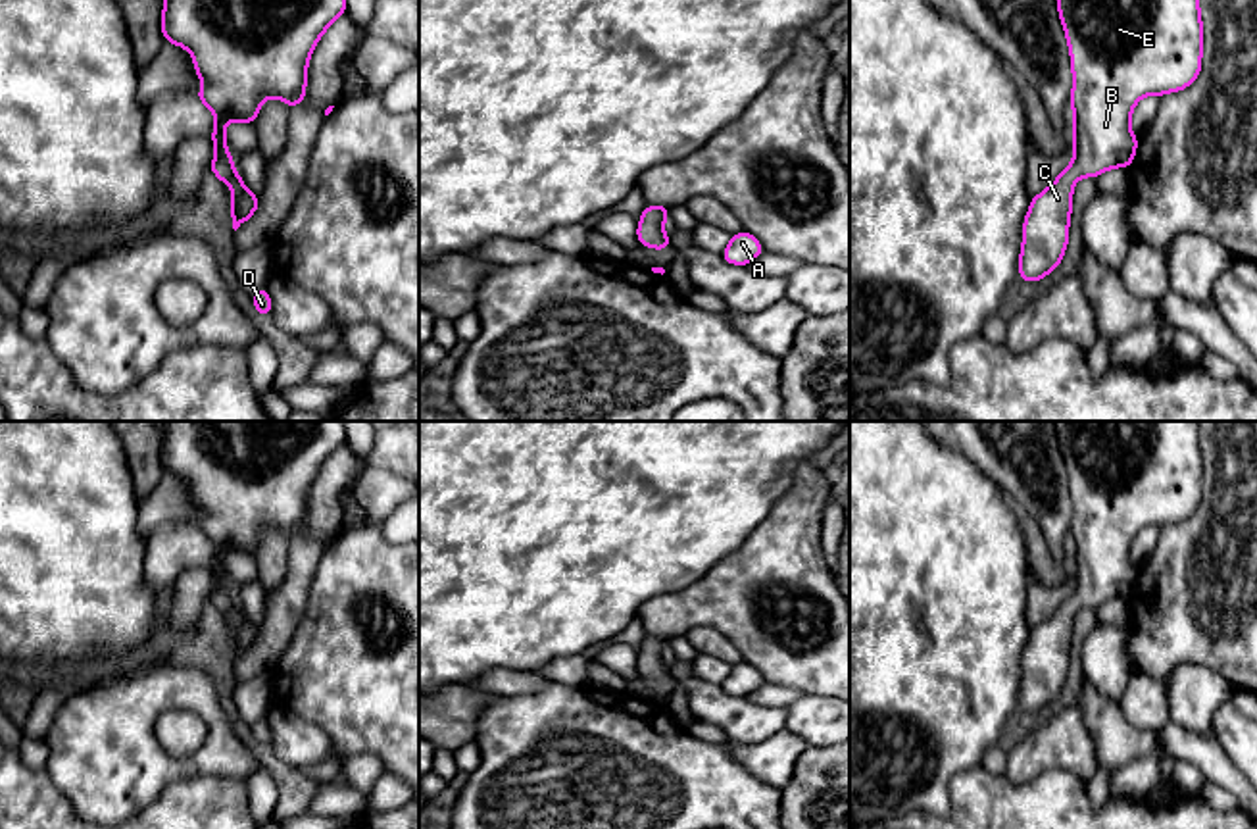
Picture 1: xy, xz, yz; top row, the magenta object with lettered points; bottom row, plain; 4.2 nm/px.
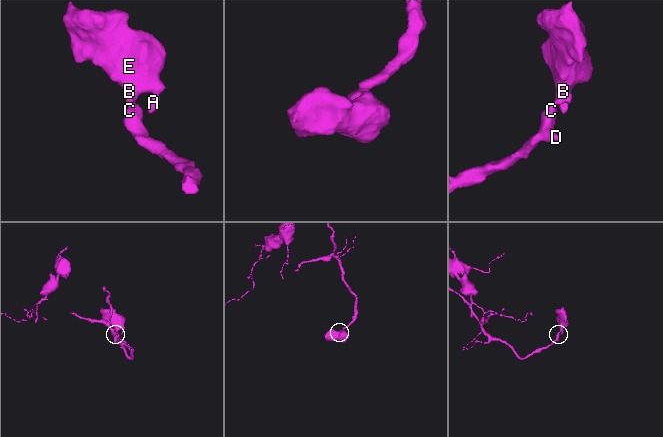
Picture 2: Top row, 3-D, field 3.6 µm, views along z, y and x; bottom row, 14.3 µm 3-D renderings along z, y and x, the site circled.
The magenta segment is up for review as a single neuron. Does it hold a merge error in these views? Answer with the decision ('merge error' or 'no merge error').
no merge error

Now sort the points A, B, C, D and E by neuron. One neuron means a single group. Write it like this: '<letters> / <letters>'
A B C D E

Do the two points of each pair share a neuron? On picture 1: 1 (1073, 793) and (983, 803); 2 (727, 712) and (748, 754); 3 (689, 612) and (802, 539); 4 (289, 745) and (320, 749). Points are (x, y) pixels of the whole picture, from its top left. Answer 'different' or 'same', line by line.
1: same
2: different
3: same
4: same

